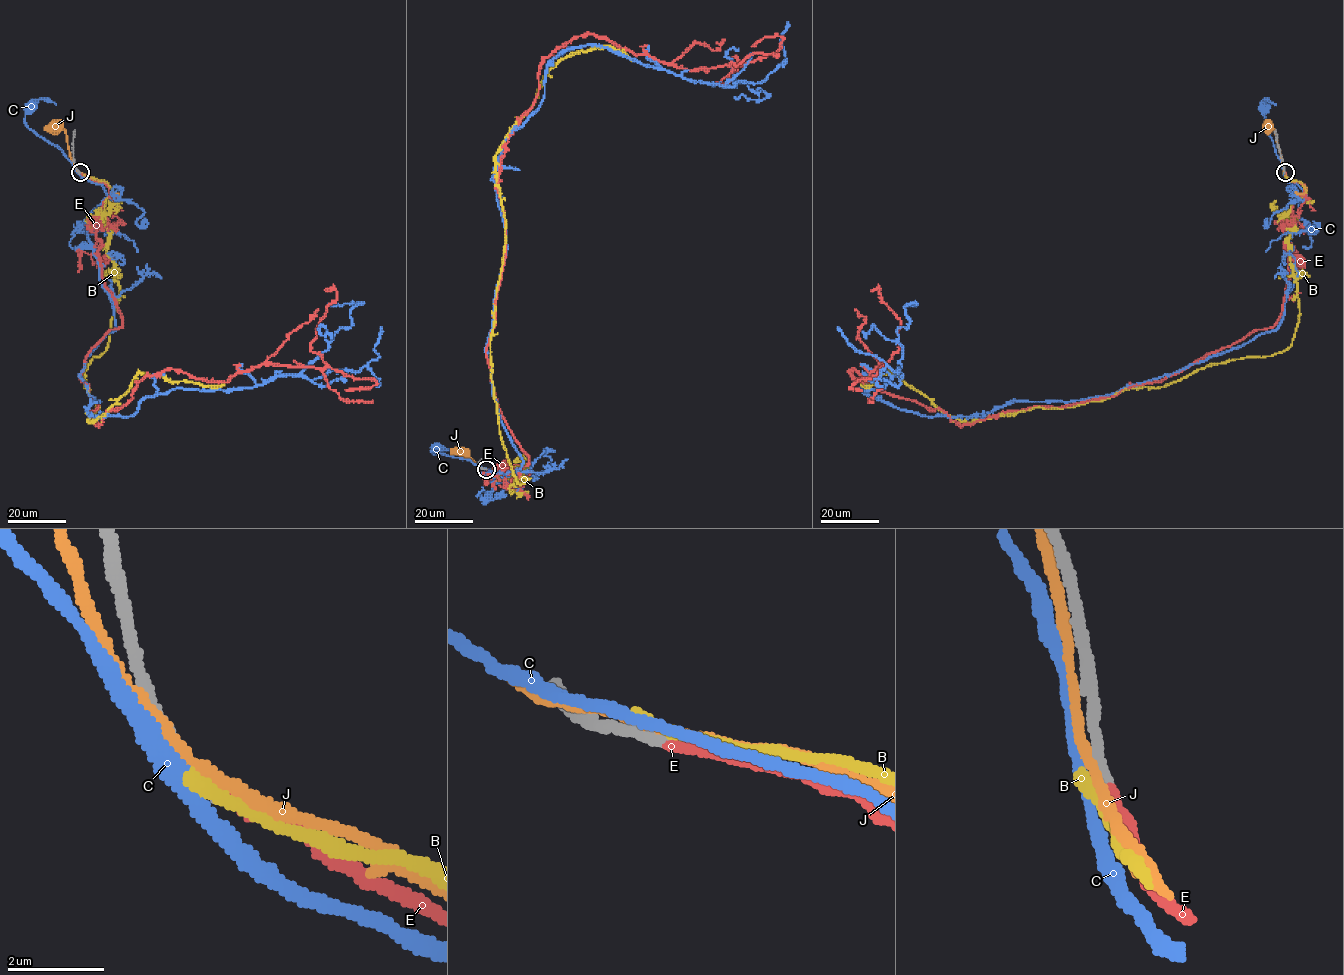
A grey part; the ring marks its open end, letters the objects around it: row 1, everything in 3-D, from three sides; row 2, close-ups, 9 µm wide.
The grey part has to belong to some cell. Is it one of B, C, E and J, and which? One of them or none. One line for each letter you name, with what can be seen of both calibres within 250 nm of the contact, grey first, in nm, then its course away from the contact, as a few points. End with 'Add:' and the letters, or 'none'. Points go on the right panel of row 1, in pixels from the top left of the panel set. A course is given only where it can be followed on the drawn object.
E: 260 nm thick on the grey side, 240 nm on the other; it runs (1285, 173), (1279, 319), (1111, 396), (960, 424), (883, 392), (849, 371), (899, 349), (874, 290)
Add: E

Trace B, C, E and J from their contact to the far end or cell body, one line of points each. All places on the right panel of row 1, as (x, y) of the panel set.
B: (1284, 173), (1305, 191), (1289, 212), (1299, 315), (1286, 349), (968, 422), (894, 374), (862, 383), (876, 383)
C: (1283, 172), (1261, 110), (1263, 107)
E: (1285, 173), (1279, 319), (1111, 396), (960, 424), (883, 392), (849, 371), (899, 349), (874, 290)
J: (1284, 171), (1275, 132), (1272, 127), (1266, 127)

